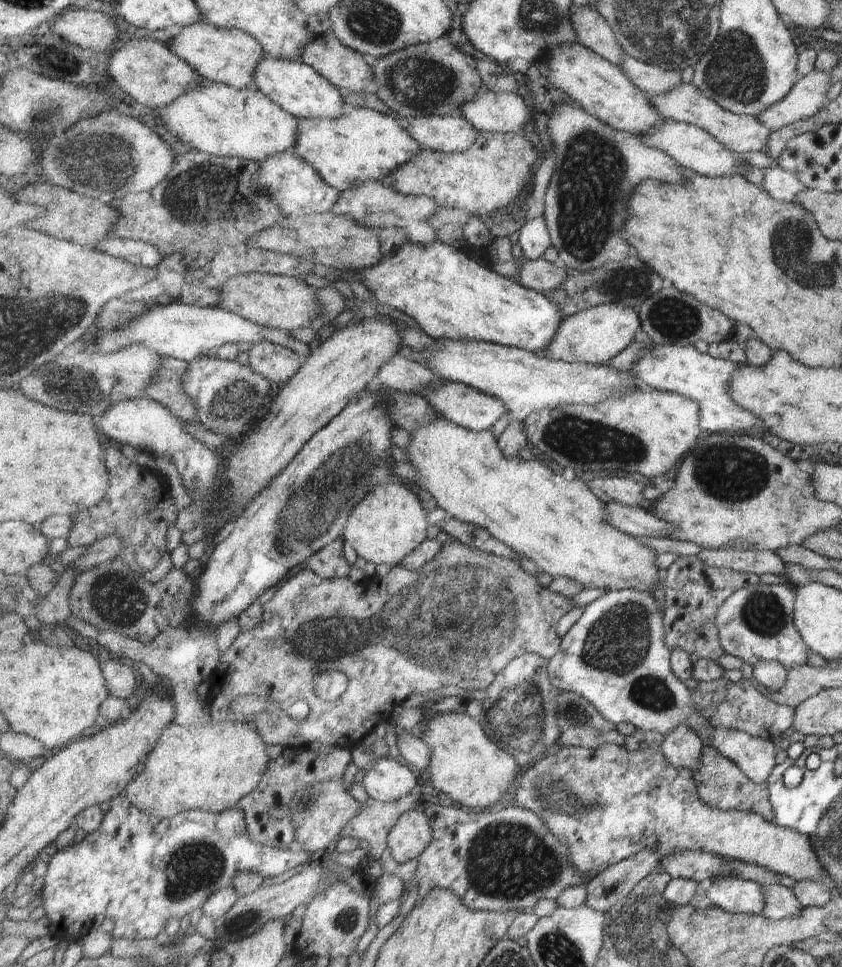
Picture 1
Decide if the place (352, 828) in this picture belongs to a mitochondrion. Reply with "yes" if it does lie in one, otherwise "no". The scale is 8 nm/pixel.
no

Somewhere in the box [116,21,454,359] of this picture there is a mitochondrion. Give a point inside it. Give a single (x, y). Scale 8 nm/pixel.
(197, 194)

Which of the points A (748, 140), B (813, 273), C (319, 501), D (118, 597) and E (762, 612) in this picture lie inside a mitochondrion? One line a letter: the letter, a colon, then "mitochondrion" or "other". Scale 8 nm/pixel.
A: other
B: mitochondrion
C: mitochondrion
D: mitochondrion
E: mitochondrion

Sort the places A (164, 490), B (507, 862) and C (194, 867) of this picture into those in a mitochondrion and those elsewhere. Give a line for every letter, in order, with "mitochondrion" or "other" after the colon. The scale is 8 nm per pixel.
A: other
B: mitochondrion
C: mitochondrion

